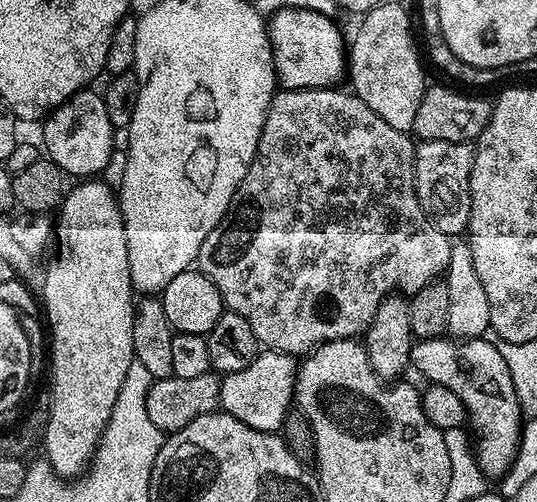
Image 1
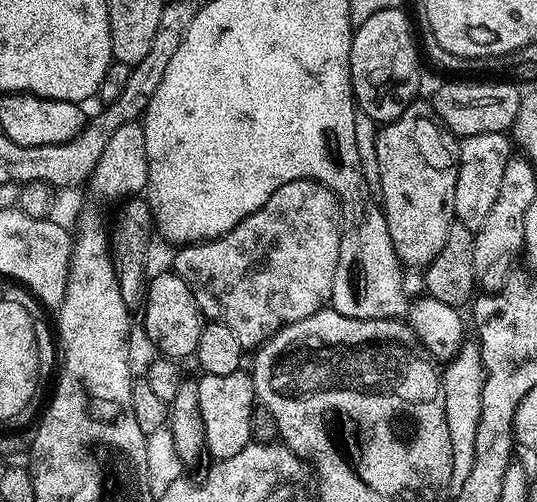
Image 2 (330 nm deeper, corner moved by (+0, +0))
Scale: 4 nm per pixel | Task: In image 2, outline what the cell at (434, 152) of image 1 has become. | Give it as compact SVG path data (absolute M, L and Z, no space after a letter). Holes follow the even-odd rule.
M503 132L474 134L460 140L458 182L454 186L455 223L466 226L472 233L476 233L482 226L482 222L486 222L486 214L490 214L494 202L498 202L498 190L502 190L506 162L512 159L513 155L513 141Z

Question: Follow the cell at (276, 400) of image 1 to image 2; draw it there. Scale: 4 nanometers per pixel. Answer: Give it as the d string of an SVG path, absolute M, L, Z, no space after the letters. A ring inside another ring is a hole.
M244 370L234 374L204 374L196 380L196 385L206 452L212 455L213 461L234 458L234 454L252 443L250 414L257 399L251 375Z

